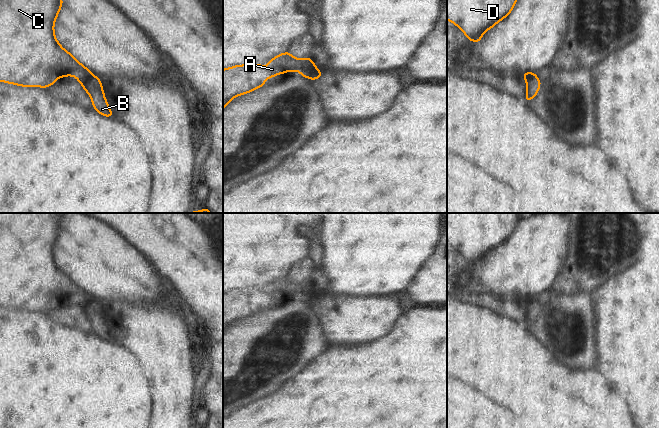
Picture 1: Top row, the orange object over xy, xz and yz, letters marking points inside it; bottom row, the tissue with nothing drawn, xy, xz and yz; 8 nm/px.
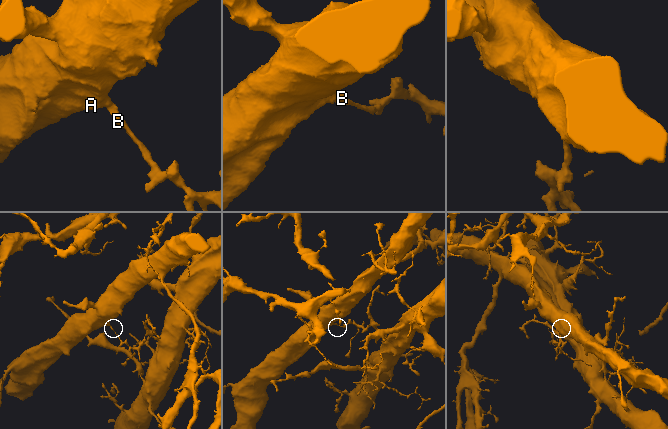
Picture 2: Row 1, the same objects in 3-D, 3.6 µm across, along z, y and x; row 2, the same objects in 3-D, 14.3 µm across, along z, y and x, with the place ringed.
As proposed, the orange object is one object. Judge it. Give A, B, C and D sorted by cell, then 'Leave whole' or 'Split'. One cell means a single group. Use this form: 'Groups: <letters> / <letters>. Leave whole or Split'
Groups: A C D / B. Split

